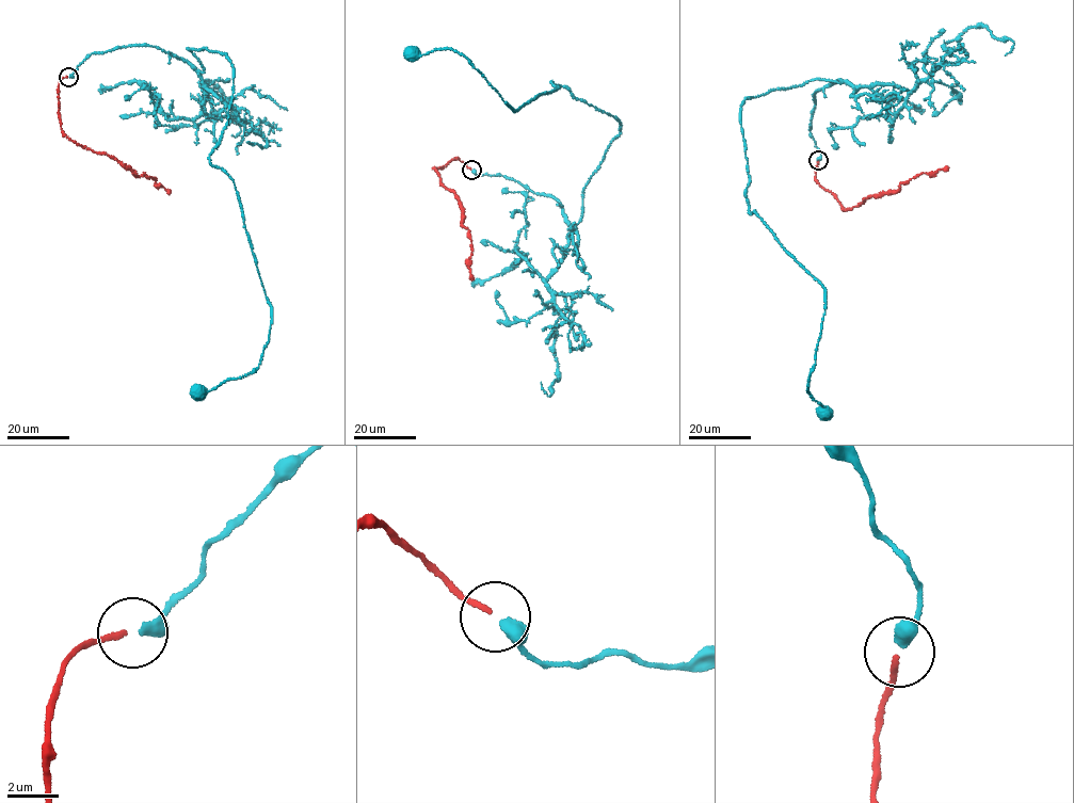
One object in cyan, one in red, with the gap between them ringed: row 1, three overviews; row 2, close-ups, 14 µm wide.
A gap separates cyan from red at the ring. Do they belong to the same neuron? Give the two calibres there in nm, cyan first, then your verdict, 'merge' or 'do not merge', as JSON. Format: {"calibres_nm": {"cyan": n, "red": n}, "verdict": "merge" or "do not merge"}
{"calibres_nm": {"cyan": 440, "red": 200}, "verdict": "merge"}

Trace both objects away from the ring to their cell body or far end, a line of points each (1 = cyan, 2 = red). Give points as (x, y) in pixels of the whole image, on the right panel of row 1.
1: (818, 160), (813, 96), (844, 81), (817, 79), (744, 99), (749, 212), (824, 292), (807, 387), (823, 415)
2: (818, 161), (815, 181), (846, 210), (859, 206), (870, 195), (898, 190), (900, 183), (923, 173), (948, 167)

